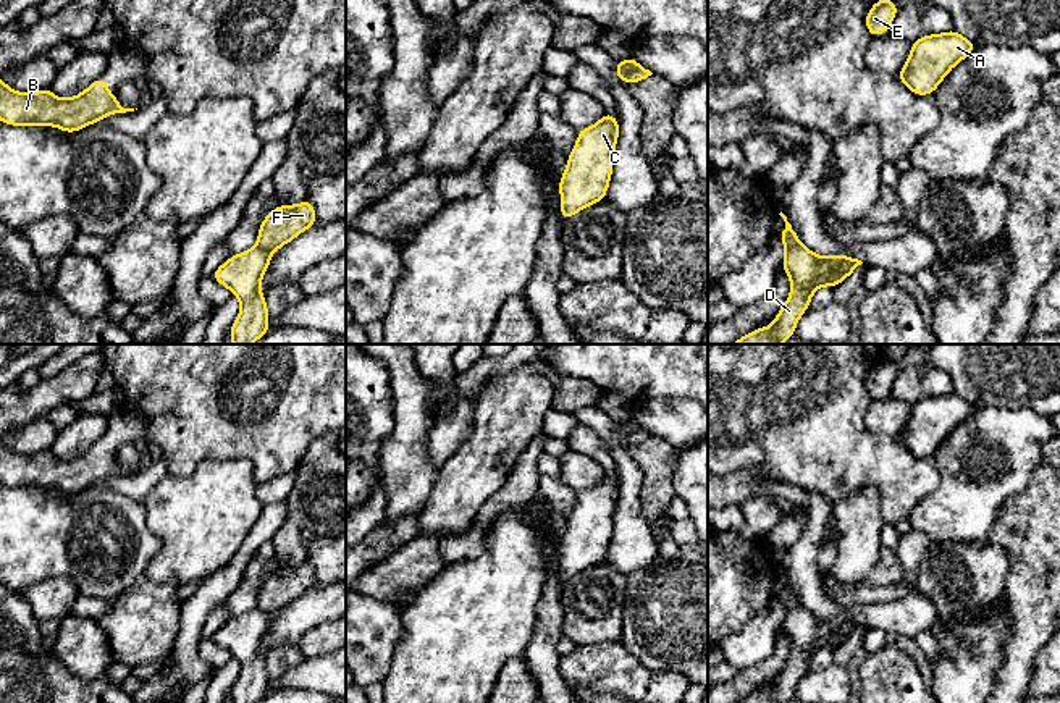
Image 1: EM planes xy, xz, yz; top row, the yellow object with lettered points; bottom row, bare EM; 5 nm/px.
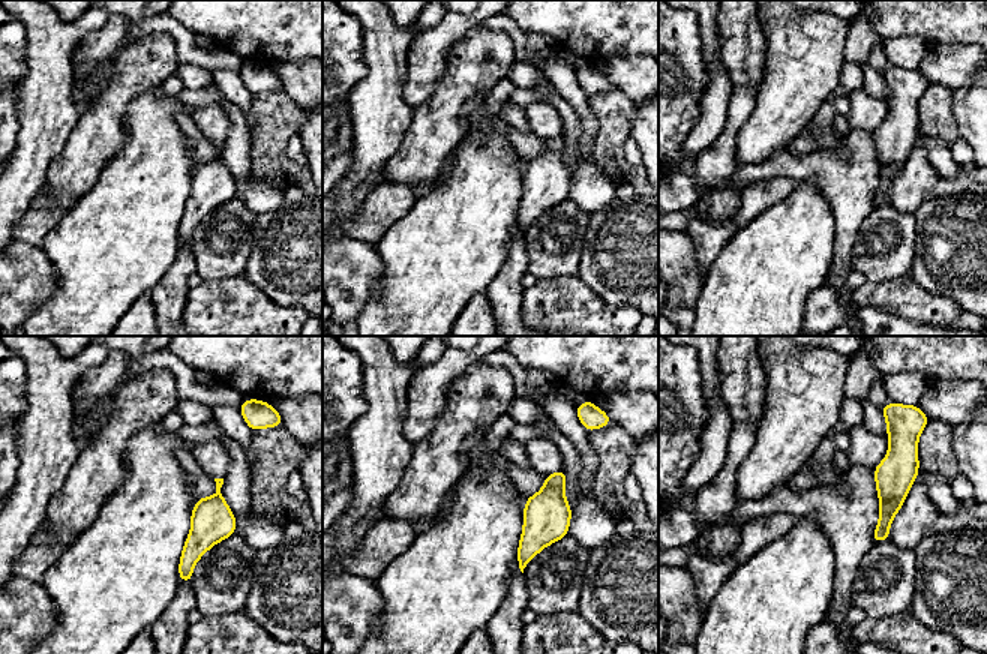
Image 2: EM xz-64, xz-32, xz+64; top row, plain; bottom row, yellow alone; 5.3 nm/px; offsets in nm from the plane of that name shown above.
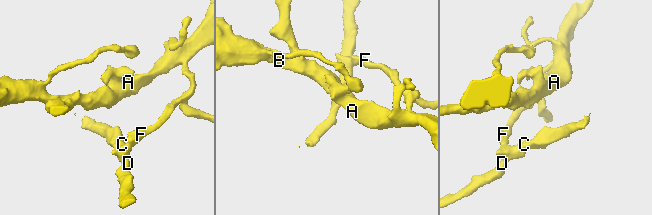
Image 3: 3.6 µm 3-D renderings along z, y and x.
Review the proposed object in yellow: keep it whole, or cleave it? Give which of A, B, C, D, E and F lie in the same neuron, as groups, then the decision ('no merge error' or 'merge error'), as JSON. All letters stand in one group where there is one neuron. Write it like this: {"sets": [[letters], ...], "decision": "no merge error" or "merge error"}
{"sets": [["A", "B", "E", "F"], ["C", "D"]], "decision": "merge error"}

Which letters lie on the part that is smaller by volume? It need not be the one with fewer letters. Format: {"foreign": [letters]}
{"foreign": ["C", "D"]}

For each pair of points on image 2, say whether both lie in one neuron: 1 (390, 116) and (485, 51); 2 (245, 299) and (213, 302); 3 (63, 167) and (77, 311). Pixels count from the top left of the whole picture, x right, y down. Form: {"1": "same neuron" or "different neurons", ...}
{"1": "different neurons", "2": "same neuron", "3": "different neurons"}

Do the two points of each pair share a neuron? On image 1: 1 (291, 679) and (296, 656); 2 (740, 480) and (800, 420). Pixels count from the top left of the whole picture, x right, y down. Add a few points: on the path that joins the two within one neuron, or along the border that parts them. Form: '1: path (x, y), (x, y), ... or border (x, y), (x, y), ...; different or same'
1: border (304, 658), (270, 682); different
2: border (724, 475), (747, 469), (761, 469), (774, 480); different

